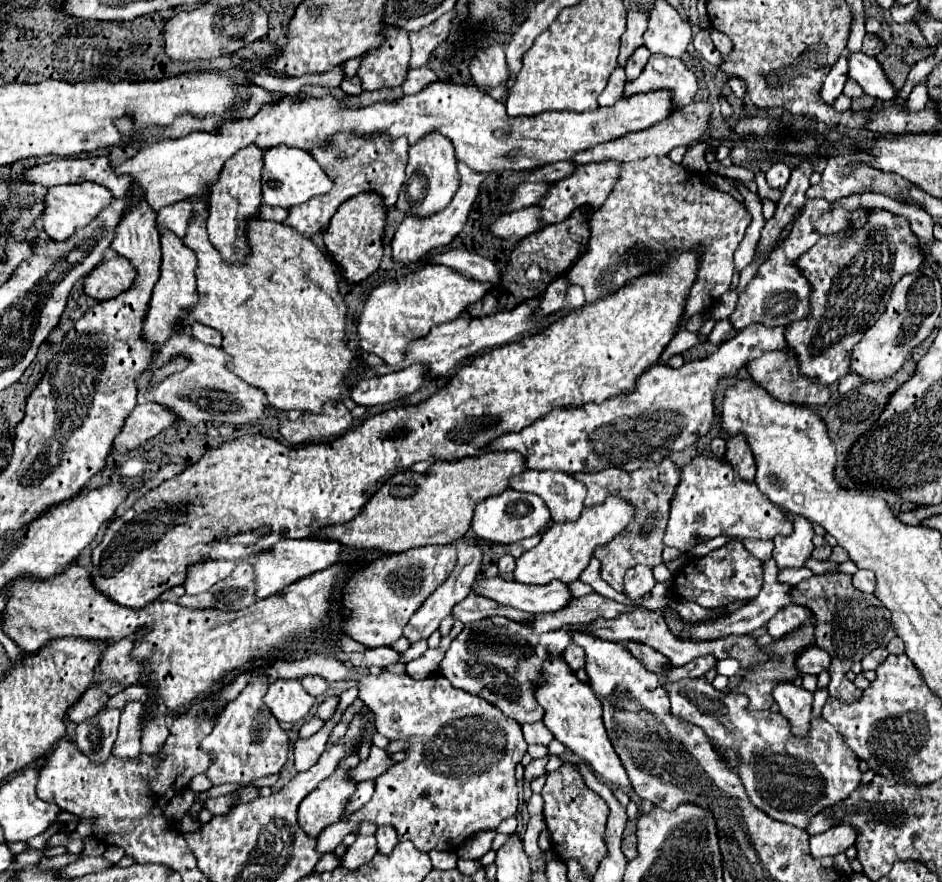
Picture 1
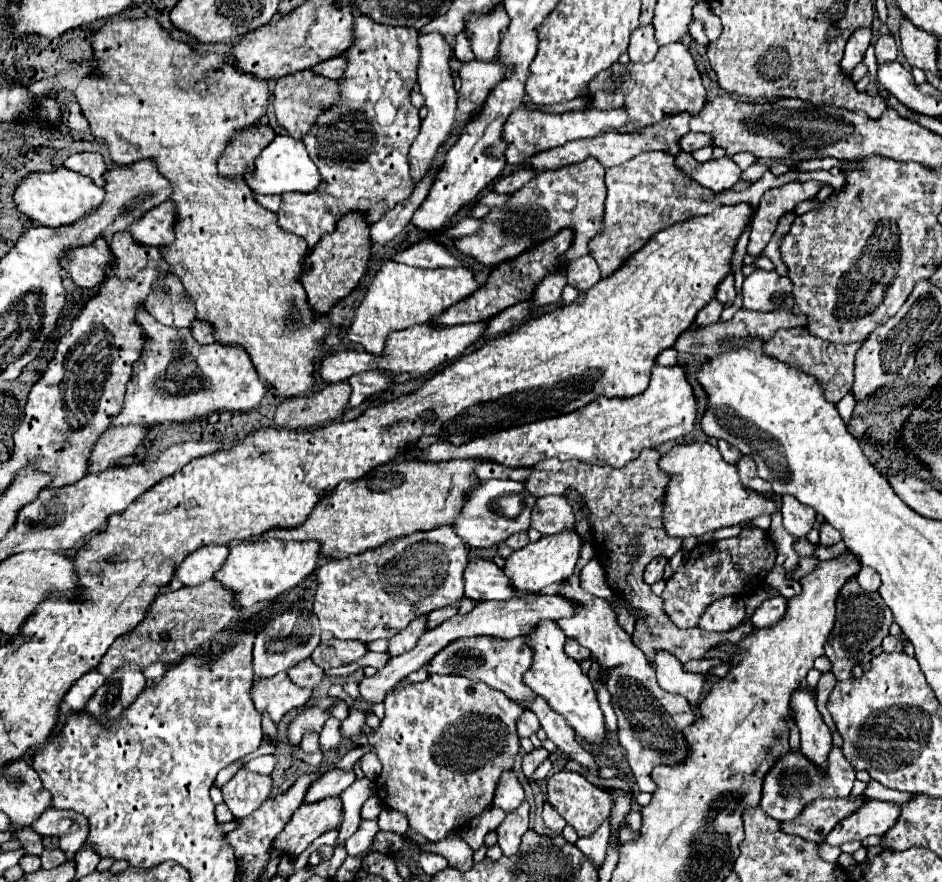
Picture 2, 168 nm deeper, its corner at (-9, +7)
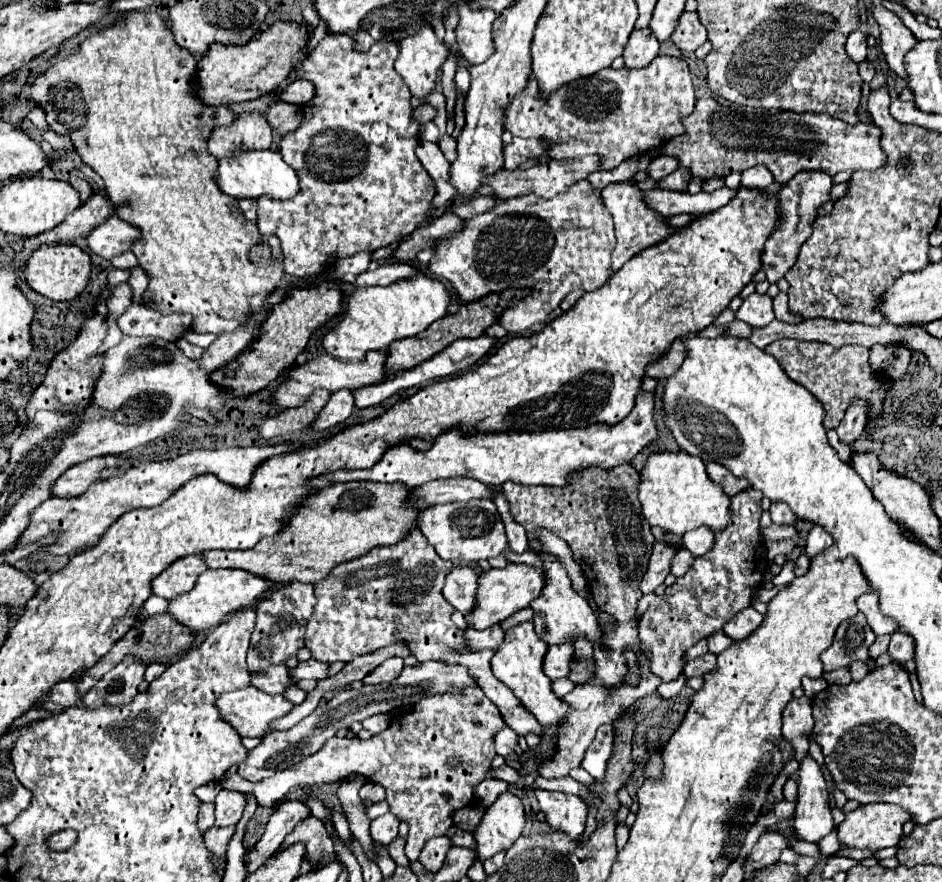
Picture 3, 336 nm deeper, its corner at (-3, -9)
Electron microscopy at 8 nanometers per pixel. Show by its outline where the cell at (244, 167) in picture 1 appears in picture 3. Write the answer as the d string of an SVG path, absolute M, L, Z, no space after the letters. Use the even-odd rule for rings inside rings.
M243 112L229 126L217 126L209 136L209 150L221 158L231 150L265 150L271 146L271 126L263 114Z

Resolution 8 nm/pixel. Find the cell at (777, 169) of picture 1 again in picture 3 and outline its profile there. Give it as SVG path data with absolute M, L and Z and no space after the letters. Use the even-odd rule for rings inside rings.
M753 166L749 170L743 172L743 178L741 178L741 186L749 186L749 188L759 188L759 190L765 190L767 186L773 184L773 176L767 168L763 166Z

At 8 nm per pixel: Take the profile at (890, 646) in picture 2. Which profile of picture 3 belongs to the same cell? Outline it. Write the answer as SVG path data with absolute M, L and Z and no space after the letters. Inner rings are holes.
M897 632L895 636L891 636L887 652L899 662L909 662L915 656L915 640L909 634Z

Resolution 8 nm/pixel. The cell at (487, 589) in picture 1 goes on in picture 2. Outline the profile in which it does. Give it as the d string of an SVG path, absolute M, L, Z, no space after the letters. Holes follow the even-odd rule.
M471 560L465 568L465 596L471 600L523 598L507 574L491 560Z

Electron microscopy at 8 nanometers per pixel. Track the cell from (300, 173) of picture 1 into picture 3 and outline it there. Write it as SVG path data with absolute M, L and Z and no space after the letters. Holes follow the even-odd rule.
M249 150L249 152L231 152L217 160L215 184L233 198L259 198L261 194L277 196L279 200L287 200L299 192L299 180L295 178L295 170L283 162L279 152L273 150Z

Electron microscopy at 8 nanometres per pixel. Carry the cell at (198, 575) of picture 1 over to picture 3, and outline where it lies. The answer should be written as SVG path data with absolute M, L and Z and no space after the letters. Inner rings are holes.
M183 556L175 560L175 564L169 564L157 578L153 578L153 594L161 598L171 598L189 592L195 586L195 576L205 570L207 566L199 556Z

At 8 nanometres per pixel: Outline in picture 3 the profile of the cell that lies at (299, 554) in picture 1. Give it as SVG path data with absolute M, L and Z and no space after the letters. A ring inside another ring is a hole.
M205 570L199 574L195 586L191 592L185 592L181 596L175 596L169 600L167 614L171 614L179 624L183 624L189 632L199 630L211 630L219 626L227 616L235 614L237 610L249 608L251 604L257 604L263 596L263 592L269 590L269 582L263 578L257 578L243 570Z

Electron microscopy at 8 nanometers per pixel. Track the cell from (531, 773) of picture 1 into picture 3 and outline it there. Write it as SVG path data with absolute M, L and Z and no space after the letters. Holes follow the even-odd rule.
M501 766L499 770L487 770L487 776L489 778L495 778L495 780L503 780L503 782L507 782L507 784L515 784L517 780L519 780L519 772L515 770L515 768L511 768L511 766Z

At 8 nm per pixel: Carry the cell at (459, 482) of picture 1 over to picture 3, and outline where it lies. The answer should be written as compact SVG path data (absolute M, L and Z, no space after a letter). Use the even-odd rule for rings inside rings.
M331 484L307 496L299 504L299 510L291 514L283 532L259 540L249 550L207 550L201 558L207 568L239 568L275 584L287 584L291 580L315 584L333 566L359 558L375 546L391 546L403 540L407 530L415 526L415 516L419 514L417 508L407 508L407 496L409 490L401 484Z

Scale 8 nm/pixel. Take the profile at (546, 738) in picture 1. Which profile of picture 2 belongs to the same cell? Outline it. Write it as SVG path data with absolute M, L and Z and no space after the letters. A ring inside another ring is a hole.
M525 710L525 712L523 712L523 718L519 720L519 726L517 726L519 730L517 730L517 732L519 732L521 738L527 738L527 736L535 734L535 732L539 730L539 726L541 726L541 724L539 724L539 718L537 718L531 710Z

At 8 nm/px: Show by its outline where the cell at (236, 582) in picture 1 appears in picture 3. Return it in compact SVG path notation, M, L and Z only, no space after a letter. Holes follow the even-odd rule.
M155 614L145 622L137 622L121 640L119 644L115 644L111 648L111 652L107 652L107 656L103 656L95 666L87 668L79 680L77 680L77 690L83 696L85 692L89 692L97 680L101 680L103 674L107 674L115 664L119 664L119 660L123 660L123 656L127 654L135 654L139 658L143 658L145 662L171 662L175 658L179 658L179 652L187 652L193 646L193 636L189 632L185 632L185 628L181 624L175 624L175 620L171 620L171 616L163 616L163 614Z

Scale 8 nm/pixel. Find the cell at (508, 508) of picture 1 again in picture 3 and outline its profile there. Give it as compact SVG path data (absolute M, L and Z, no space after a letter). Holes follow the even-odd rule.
M469 500L469 502L451 502L451 504L435 504L425 508L417 516L417 528L427 538L427 542L435 548L435 552L443 560L451 560L453 564L479 562L499 556L507 548L507 536L503 522L499 520L499 512L491 500Z

